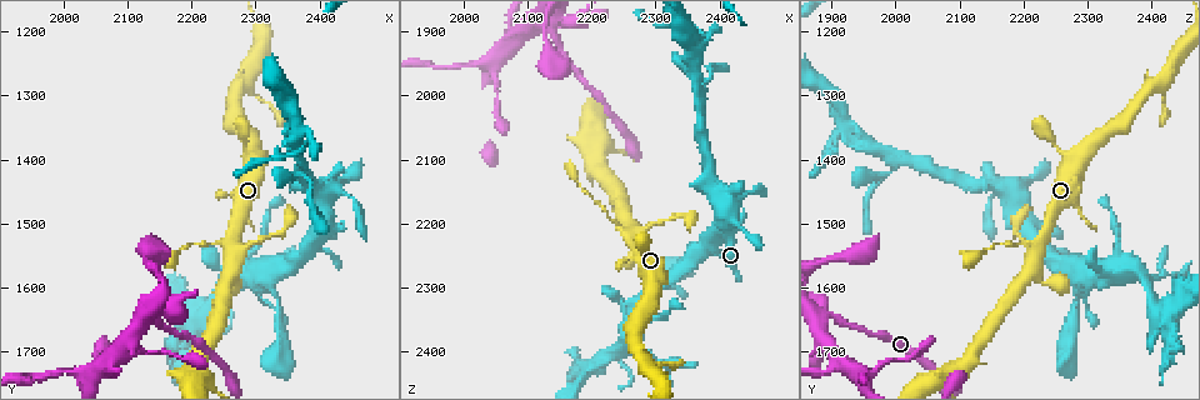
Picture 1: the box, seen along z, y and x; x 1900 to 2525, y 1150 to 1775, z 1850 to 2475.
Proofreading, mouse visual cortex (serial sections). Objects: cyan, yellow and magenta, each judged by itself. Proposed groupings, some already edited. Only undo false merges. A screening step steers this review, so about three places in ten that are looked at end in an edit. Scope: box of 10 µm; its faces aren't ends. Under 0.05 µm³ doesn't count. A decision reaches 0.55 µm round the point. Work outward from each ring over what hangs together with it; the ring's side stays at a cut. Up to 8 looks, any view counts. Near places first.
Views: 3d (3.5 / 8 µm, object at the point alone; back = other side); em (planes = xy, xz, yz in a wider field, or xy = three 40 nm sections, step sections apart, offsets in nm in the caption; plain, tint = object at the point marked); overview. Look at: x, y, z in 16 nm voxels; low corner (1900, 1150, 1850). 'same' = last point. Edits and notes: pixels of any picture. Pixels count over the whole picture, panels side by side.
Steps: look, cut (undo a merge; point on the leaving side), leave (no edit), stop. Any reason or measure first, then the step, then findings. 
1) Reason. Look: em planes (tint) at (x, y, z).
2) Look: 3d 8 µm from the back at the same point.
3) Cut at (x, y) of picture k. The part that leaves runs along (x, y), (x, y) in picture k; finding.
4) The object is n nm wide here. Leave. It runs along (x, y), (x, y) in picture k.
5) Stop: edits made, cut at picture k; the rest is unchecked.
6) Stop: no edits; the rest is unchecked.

Four arms meet. Look: 3d 3.5 µm at (2365, 1400, 2005).

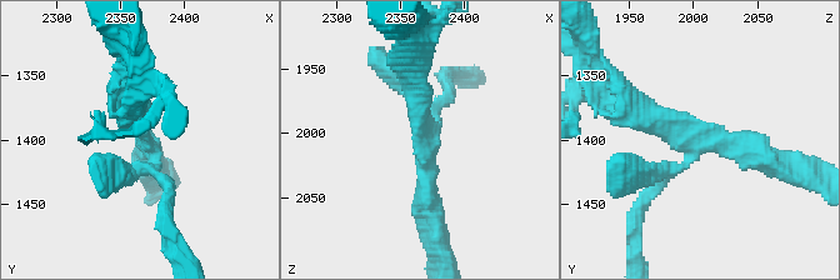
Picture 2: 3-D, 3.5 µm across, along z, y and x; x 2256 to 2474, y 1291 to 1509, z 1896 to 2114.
4 arms meet here; the arms are 150, 150, 250, 300 nm wide; need the tissue. Look: em planes (plain) at (2370, 1400, 2008).

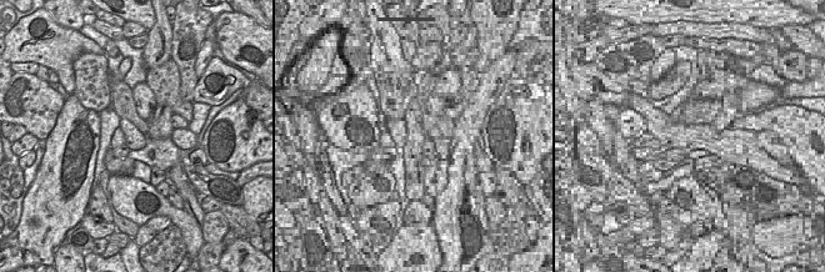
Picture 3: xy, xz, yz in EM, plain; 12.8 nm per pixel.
With the object marked. Look: em planes (tint) at the same point.

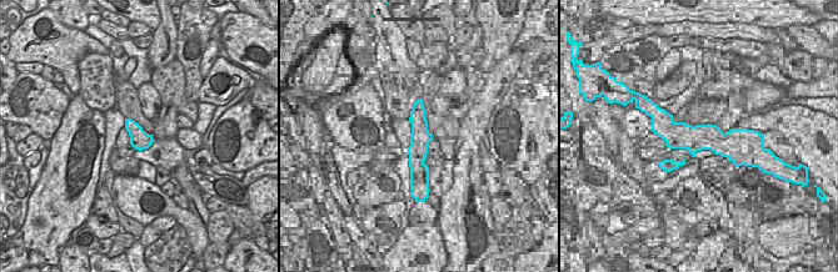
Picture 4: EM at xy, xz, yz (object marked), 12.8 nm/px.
Leave. It runs along (778, 168), (681, 140), (630, 98) in picture 2; continuous, no second cell.

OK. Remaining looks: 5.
Small branch off a trunk. Look: 3d 8 µm at (2095, 1690, 1895).

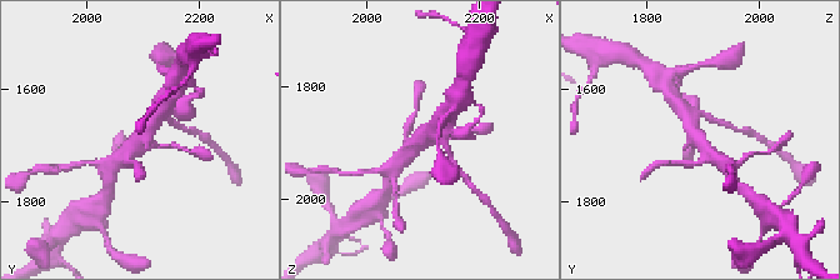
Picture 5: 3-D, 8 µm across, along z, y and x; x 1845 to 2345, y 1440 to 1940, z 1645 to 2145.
4 arms meet here; the arms are 150, 200, 400, 400 nm wide; need the tissue. Look: em xy step 5 (tint) at the same point.

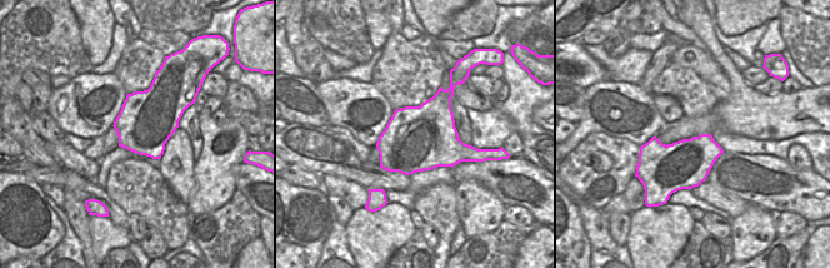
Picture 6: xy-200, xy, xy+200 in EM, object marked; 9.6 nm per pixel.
Leave. It runs along (160, 114), (139, 144), (119, 163) in picture 5; one cell here.

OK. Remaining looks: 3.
Sudden change in width. Look: 3d 3.5 µm at (2215, 1645, 2415).

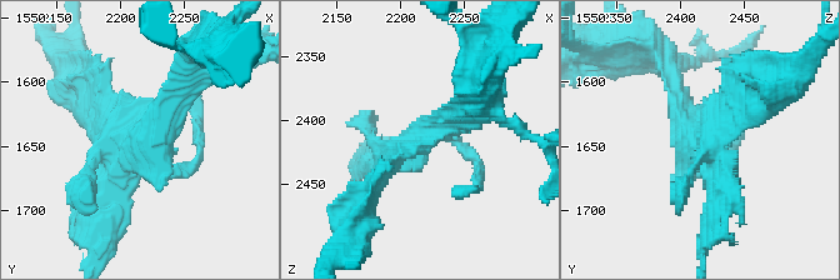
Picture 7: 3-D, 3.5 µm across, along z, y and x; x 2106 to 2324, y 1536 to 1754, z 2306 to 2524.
Need the tissue. Look: em xy step 5 (tint) at (2212, 1646, 2410).

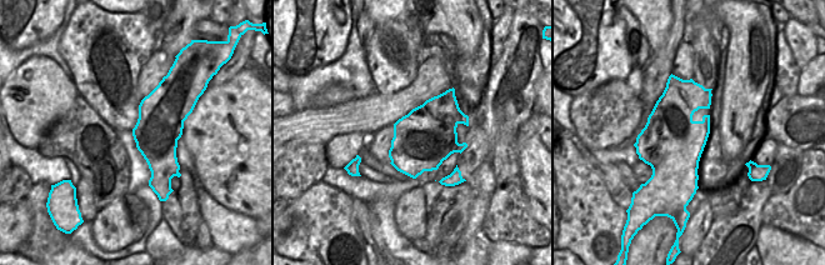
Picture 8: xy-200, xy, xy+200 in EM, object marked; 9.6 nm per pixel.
Cut at (718, 195) of picture 7. The part that leaves runs along (710, 169), (701, 260) in picture 7; a second cell is stuck on.

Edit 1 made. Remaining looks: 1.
Stop: edits made, cut at picture 7; the rest is unchecked.

